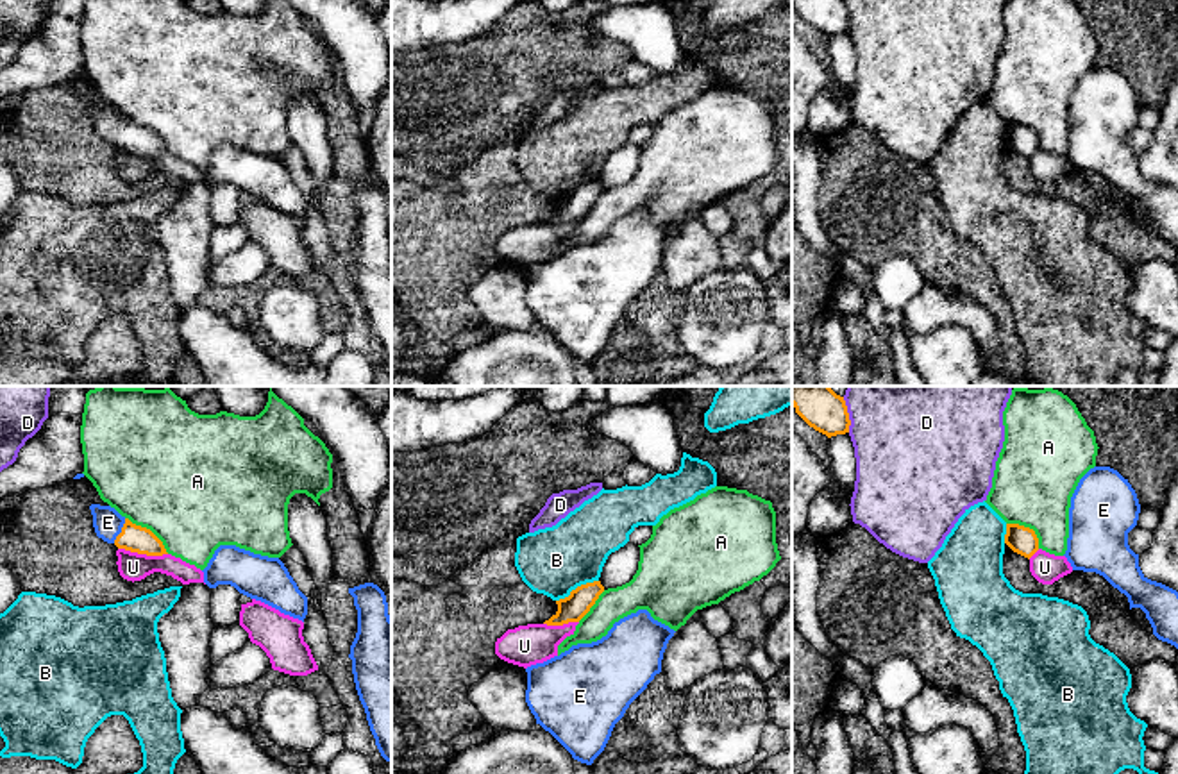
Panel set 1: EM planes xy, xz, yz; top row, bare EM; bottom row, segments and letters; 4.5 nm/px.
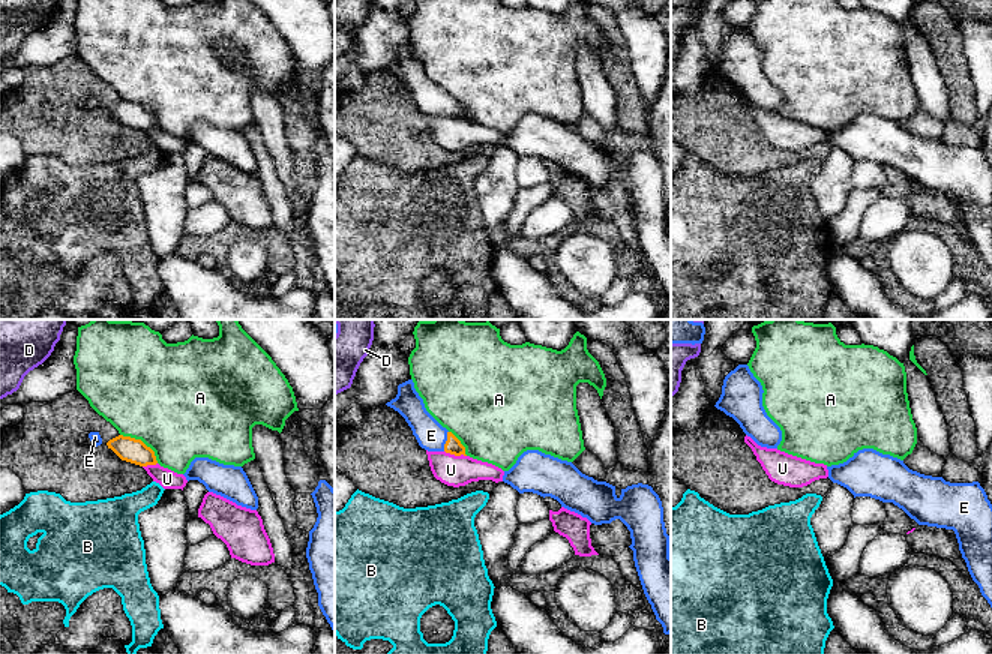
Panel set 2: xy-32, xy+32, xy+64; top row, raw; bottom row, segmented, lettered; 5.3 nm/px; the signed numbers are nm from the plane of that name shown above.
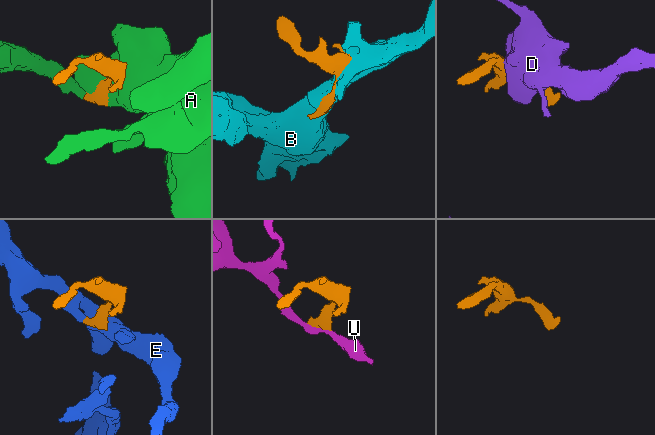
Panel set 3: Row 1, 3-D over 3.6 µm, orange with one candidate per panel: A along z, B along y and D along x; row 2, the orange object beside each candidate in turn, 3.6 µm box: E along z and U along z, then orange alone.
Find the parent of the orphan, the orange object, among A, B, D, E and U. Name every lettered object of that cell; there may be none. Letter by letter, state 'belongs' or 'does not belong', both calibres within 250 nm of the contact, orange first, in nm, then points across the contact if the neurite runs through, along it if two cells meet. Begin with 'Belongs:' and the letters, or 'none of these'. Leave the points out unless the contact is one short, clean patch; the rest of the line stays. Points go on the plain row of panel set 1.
Belongs: E
A: does not belong | 120/500 nm
B: does not belong | 120/300 nm
D: does not belong | 160/380 nm
E: belongs | 120/140 nm | across xy (134, 138), (122, 131), (108, 122)
U: does not belong | 120/130 nm | along xy (118, 147), (147, 154), (167, 154)

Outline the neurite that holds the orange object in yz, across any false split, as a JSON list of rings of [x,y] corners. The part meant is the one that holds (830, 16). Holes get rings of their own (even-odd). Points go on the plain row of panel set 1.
[[[792,0],[795,13],[828,38],[849,32],[846,0]]]

